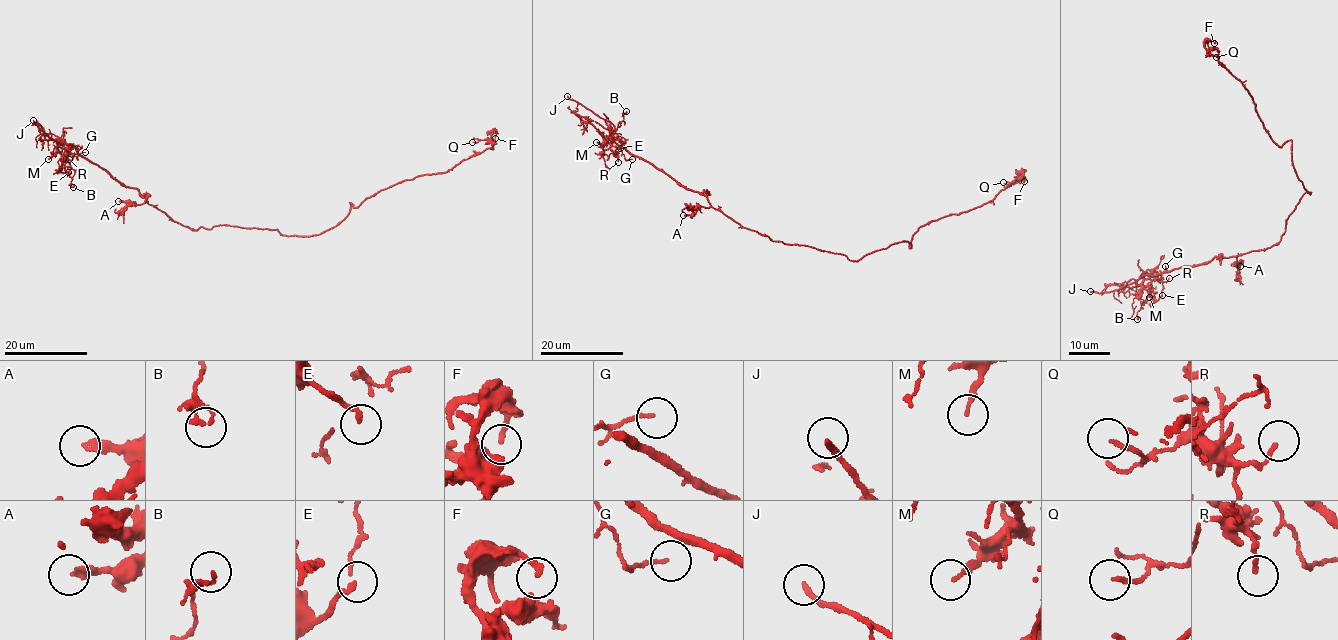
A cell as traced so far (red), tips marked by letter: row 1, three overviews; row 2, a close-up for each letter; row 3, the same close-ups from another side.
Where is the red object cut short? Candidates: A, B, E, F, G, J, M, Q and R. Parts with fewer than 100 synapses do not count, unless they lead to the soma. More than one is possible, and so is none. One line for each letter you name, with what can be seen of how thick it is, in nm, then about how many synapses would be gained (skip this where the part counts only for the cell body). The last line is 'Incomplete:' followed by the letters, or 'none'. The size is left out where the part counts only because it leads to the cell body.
J: 220 nm
Incomplete: J

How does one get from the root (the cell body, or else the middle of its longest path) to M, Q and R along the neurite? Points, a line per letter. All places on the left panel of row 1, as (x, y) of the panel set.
M: (251, 228), (181, 226), (72, 145), (59, 144), (48, 159)
Q: (251, 228), (320, 235), (347, 215), (350, 203), (355, 207), (406, 179), (448, 170), (493, 144), (472, 142)
R: (251, 228), (181, 226), (137, 189), (65, 148), (69, 159)

